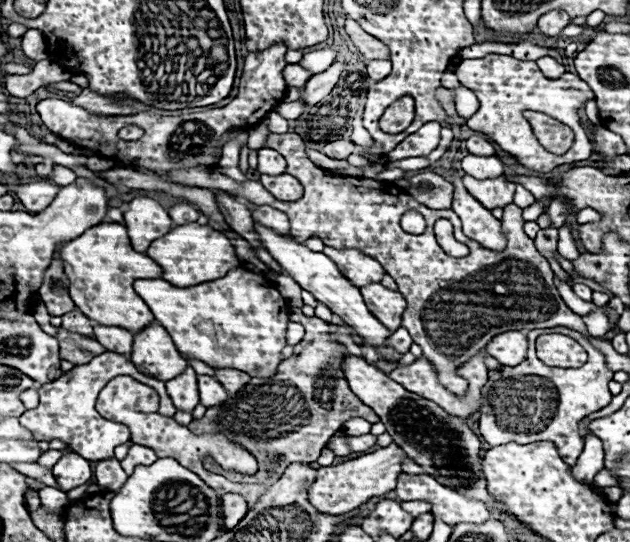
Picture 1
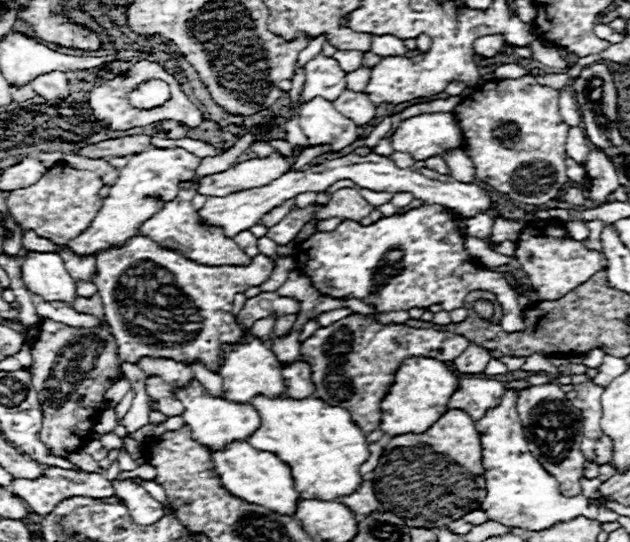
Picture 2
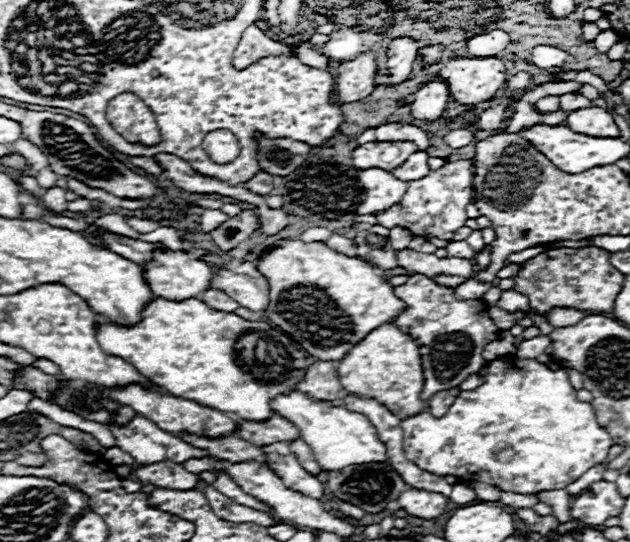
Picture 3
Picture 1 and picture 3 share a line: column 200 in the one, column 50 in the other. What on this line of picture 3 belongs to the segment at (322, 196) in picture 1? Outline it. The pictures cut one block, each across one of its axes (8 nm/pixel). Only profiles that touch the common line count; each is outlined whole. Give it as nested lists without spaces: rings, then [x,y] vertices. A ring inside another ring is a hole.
[[[44,168],[44,170],[36,172],[36,180],[38,180],[38,186],[40,186],[40,188],[50,188],[50,186],[54,186],[54,184],[56,184],[56,178],[58,178],[58,174],[54,174],[50,168]]]

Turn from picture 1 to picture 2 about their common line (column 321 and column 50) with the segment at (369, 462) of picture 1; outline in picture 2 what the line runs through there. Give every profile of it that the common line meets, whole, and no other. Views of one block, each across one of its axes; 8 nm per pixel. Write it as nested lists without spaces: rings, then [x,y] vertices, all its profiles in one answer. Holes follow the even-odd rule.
[[[48,468],[46,476],[38,478],[38,480],[14,480],[10,484],[10,492],[18,498],[22,498],[22,502],[26,504],[28,510],[46,516],[54,510],[54,506],[68,498],[68,496],[88,496],[88,498],[110,498],[114,496],[114,486],[100,474],[92,474],[92,472],[74,472],[74,470],[64,470],[64,468]]]

